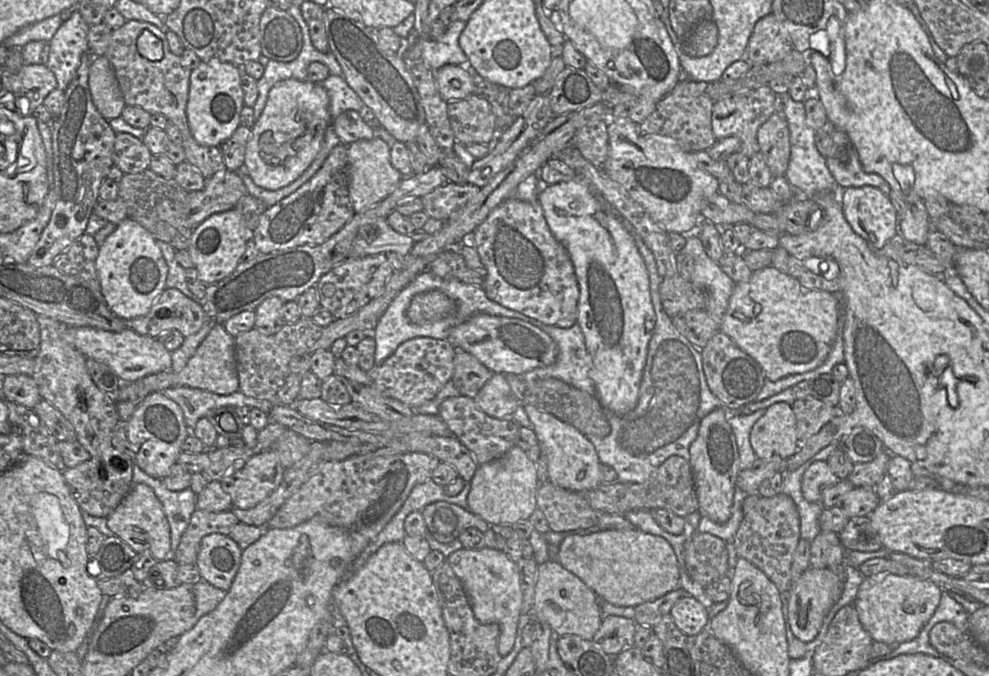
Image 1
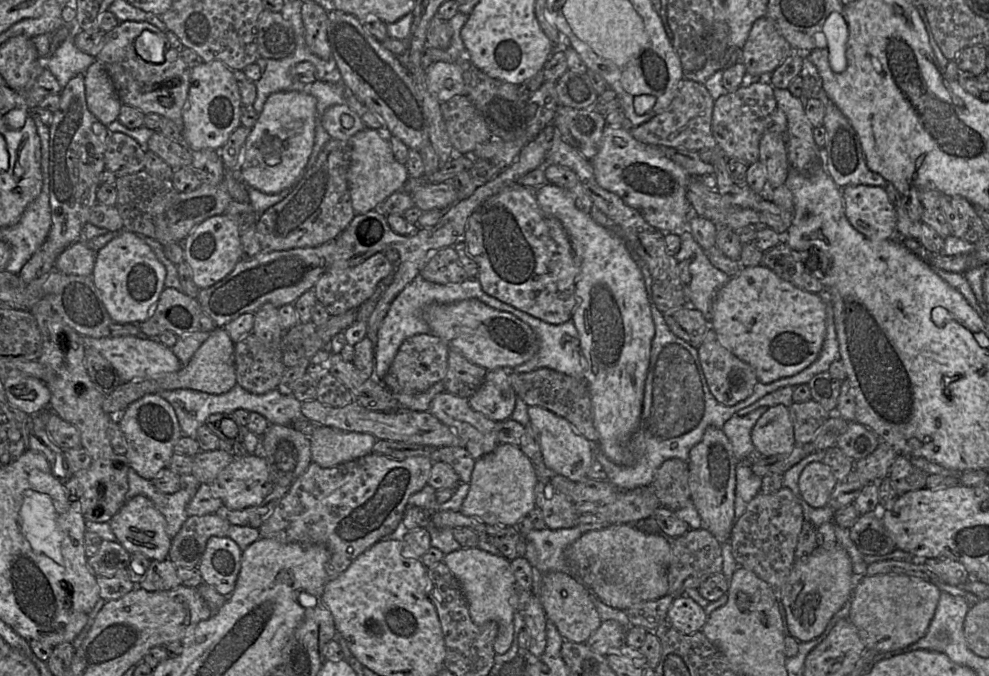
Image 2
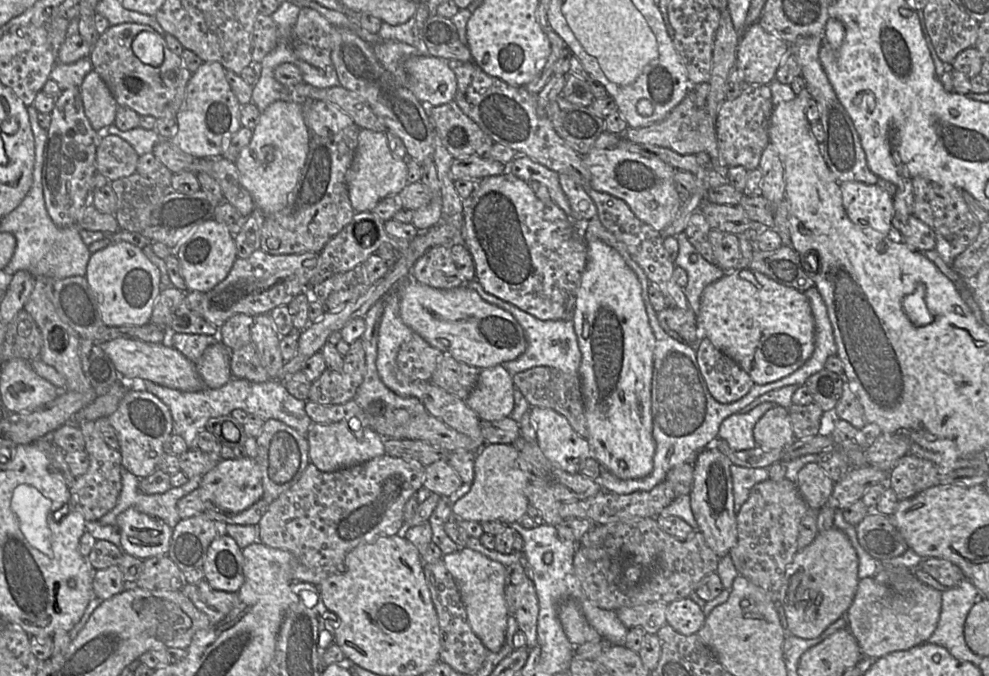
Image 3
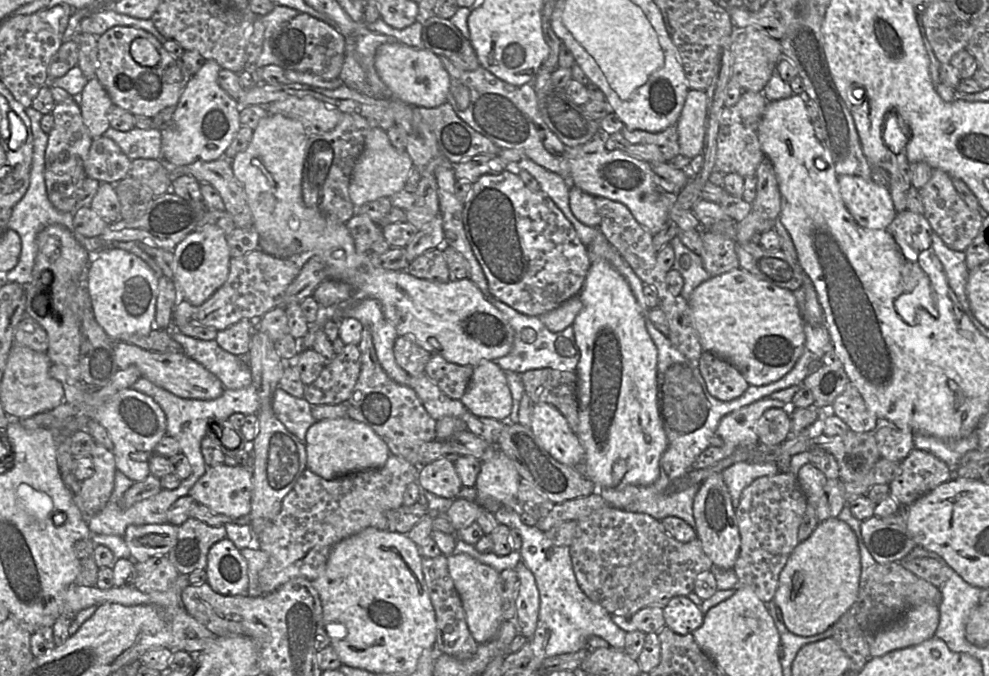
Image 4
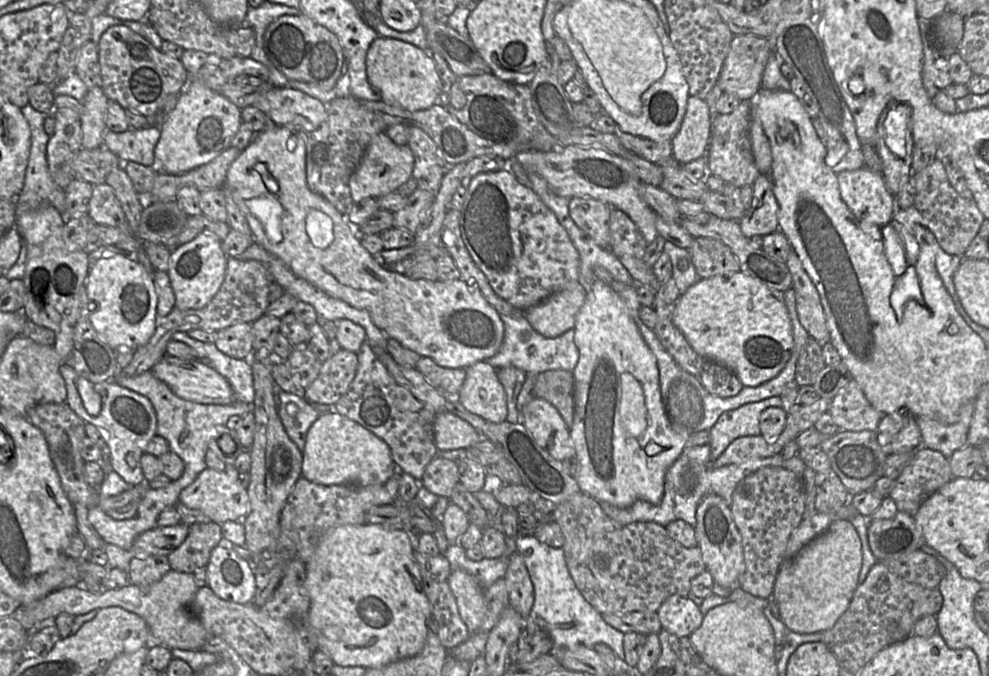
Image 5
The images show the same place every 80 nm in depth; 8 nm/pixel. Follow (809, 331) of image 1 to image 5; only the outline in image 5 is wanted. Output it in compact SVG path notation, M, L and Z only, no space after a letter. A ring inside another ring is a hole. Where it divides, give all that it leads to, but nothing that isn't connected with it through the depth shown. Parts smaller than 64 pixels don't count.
M741 271L699 279L673 304L673 324L692 349L706 360L729 368L744 386L755 387L772 379L783 369L790 357L794 340L784 293L769 288Z

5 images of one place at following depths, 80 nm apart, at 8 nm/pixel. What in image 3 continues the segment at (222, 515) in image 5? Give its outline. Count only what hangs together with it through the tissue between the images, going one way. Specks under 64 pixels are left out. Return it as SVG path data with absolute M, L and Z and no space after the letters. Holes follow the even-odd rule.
M221 459L202 476L200 487L217 507L242 512L263 497L262 472L256 459Z

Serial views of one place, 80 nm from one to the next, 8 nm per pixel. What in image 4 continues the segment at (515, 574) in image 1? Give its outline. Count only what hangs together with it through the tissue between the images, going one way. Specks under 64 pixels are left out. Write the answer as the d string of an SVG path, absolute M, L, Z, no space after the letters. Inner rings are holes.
M466 553L447 556L447 563L448 571L462 601L471 635L478 644L490 641L503 623L500 573Z

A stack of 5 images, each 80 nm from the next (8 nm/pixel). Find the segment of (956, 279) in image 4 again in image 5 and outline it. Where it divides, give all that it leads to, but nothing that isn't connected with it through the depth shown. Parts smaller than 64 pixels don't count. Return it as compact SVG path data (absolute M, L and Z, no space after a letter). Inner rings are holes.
M925 230L924 241L926 241L935 252L935 264L937 272L942 279L947 291L951 295L955 307L957 307L962 314L967 314L960 302L954 286L954 274L960 266L963 257L945 252L930 230Z

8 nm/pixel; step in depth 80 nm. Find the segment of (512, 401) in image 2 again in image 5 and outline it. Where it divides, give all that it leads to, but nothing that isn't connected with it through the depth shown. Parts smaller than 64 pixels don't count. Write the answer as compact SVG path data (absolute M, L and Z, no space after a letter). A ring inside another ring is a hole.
M486 361L466 368L466 378L460 389L459 402L469 412L487 422L502 423L507 418L507 398L498 379L497 369Z

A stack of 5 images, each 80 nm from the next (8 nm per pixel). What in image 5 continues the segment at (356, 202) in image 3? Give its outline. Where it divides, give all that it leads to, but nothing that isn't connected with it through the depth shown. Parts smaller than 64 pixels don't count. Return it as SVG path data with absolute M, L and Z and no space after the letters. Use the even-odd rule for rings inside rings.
M377 134L368 145L357 168L350 176L349 187L353 202L365 198L379 198L396 191L412 177L414 155L408 145L395 144L386 134Z

